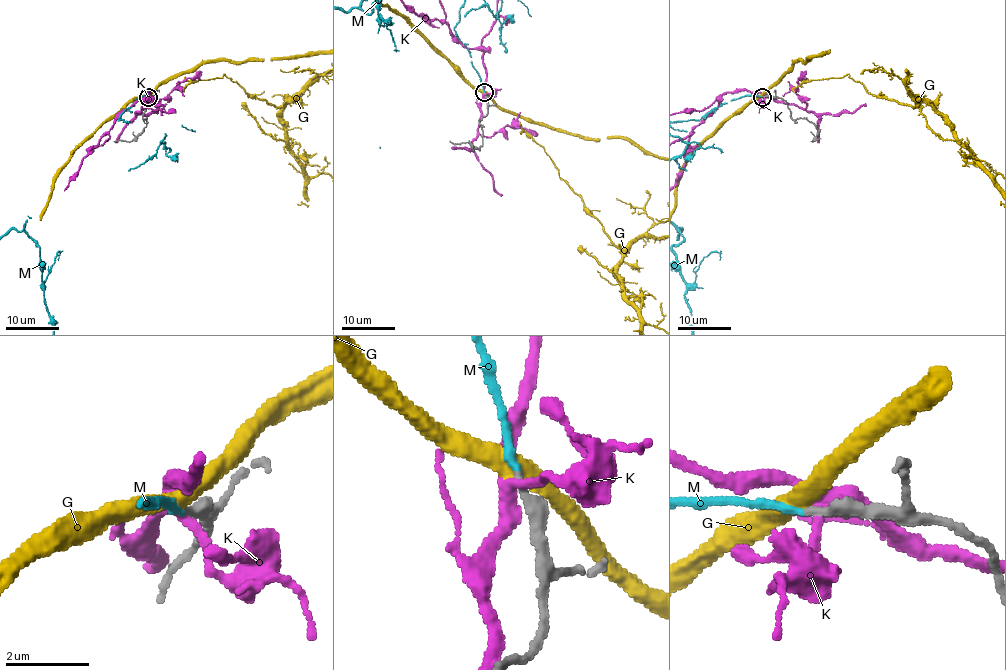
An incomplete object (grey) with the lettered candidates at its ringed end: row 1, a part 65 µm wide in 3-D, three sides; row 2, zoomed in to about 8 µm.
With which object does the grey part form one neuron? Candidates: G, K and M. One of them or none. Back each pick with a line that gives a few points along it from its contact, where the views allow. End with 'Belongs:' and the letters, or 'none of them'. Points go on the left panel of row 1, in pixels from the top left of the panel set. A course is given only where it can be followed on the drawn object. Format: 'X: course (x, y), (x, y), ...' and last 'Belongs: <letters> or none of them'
M: course (149, 97), (118, 119), (191, 152), (244, 150), (103, 201), (50, 266)
Belongs: M

